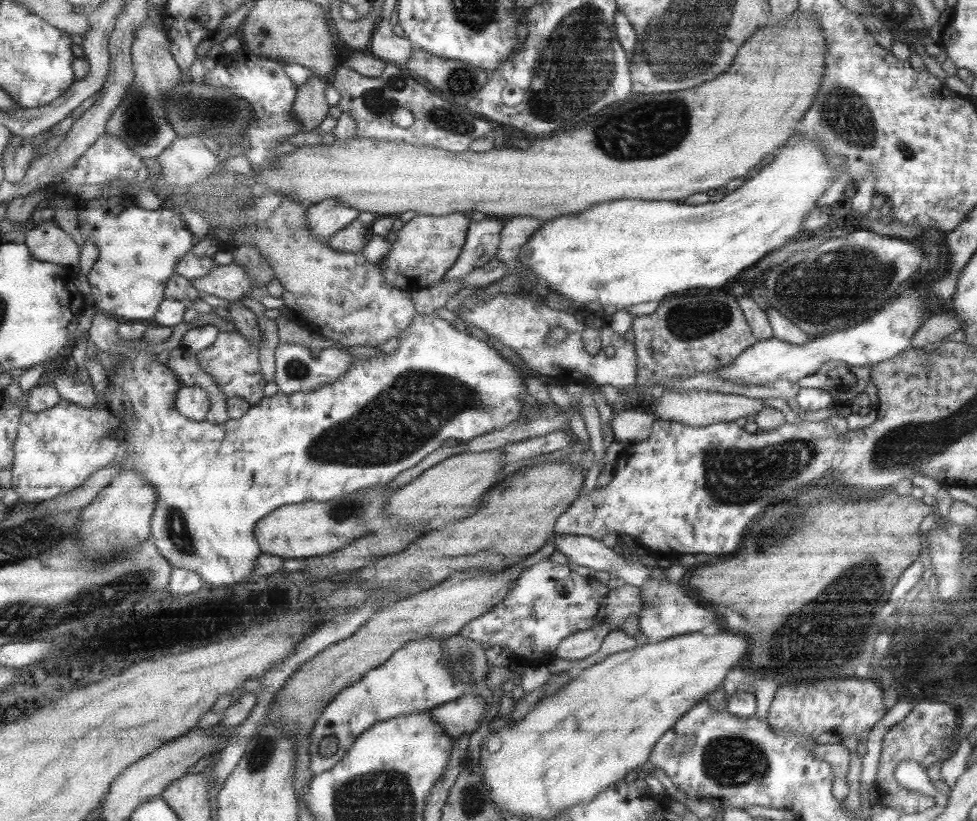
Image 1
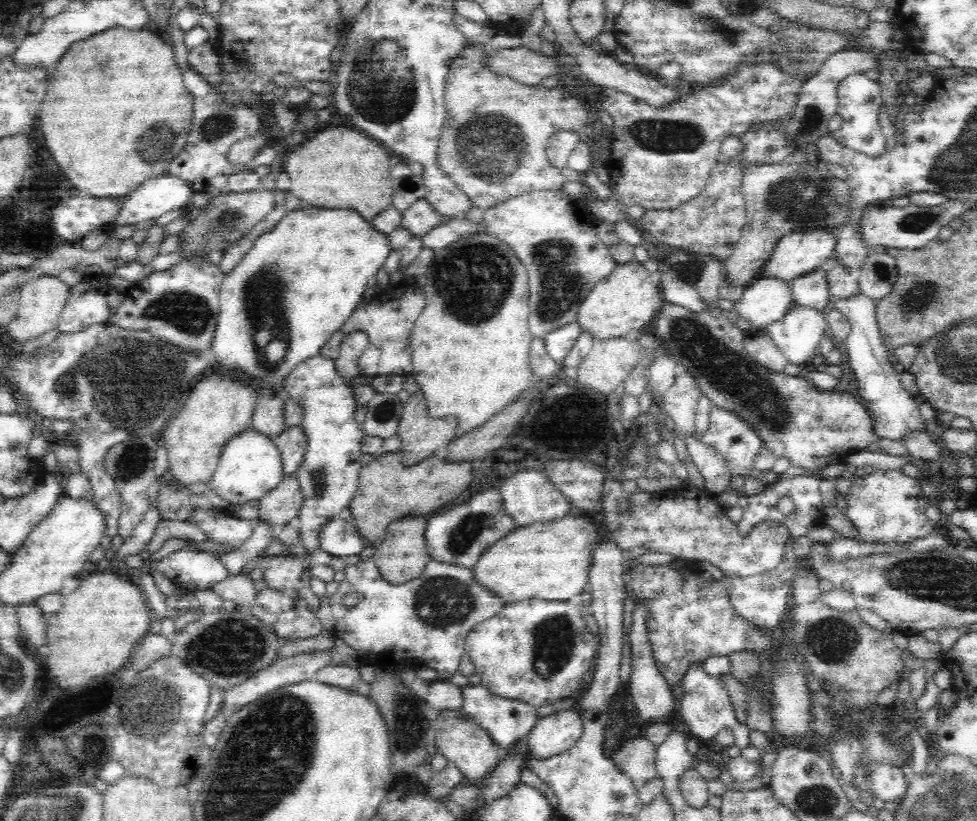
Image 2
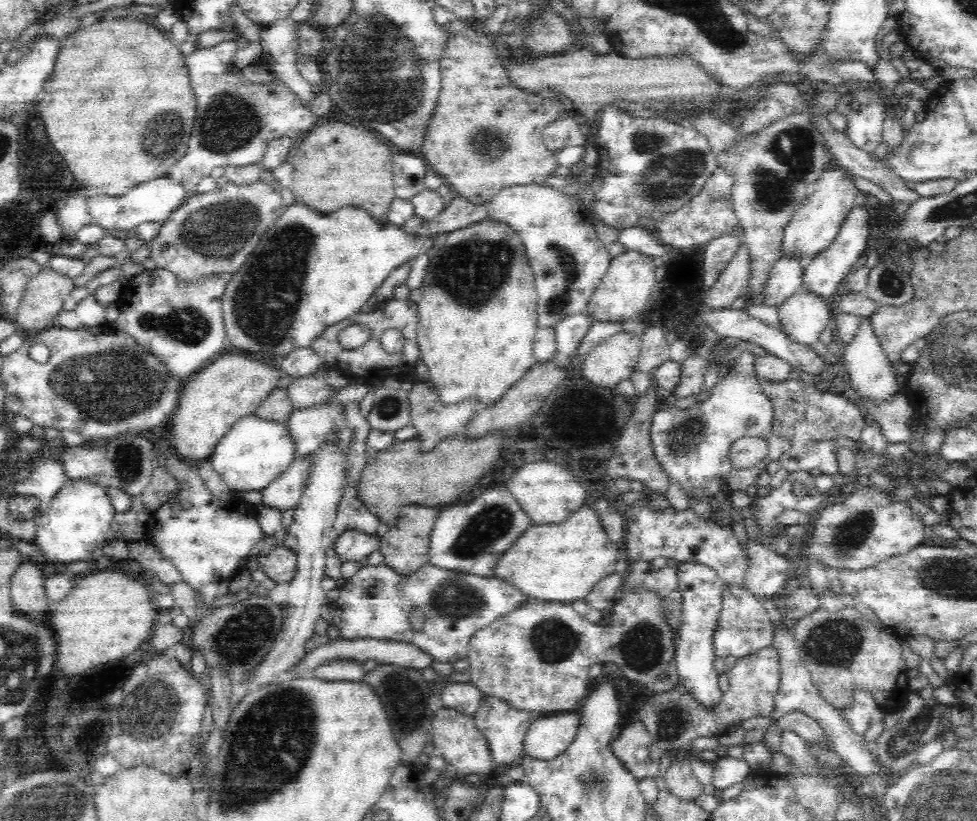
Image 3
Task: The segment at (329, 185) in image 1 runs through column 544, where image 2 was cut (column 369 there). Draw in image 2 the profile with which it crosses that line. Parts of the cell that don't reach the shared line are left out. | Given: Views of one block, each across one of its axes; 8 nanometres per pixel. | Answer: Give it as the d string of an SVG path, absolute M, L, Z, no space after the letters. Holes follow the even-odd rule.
M327 126L286 155L282 170L289 174L289 191L296 198L328 210L351 209L371 222L392 204L391 161L386 149L363 131ZM336 164L340 172L324 172L336 170Z

